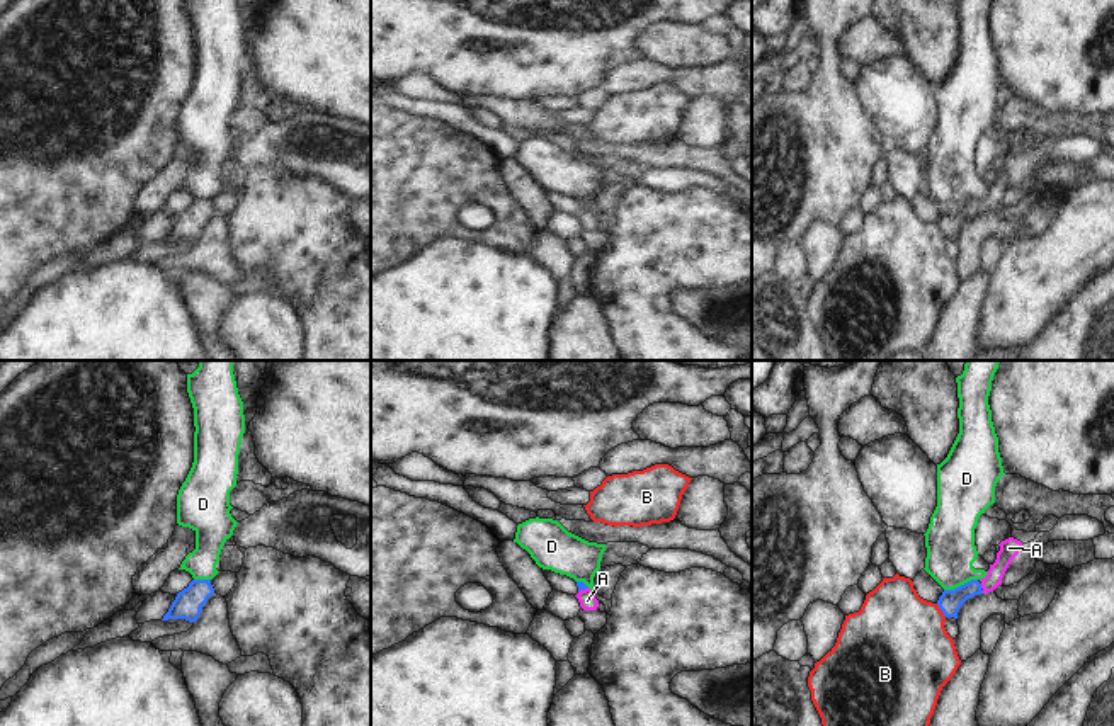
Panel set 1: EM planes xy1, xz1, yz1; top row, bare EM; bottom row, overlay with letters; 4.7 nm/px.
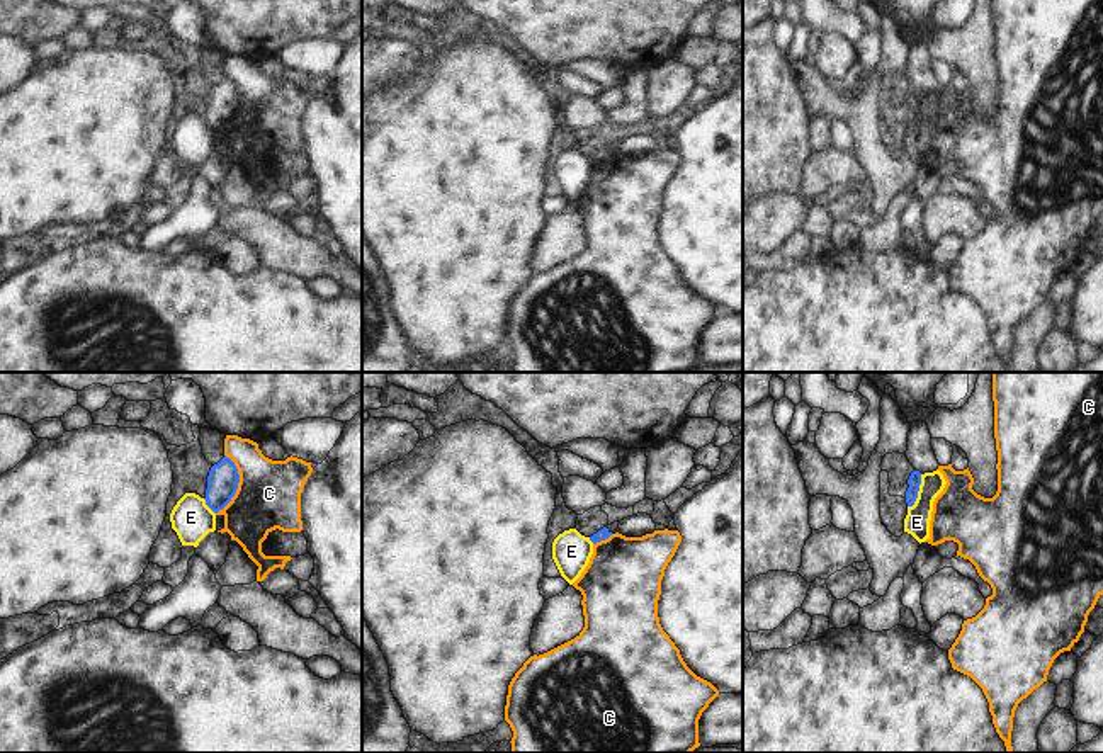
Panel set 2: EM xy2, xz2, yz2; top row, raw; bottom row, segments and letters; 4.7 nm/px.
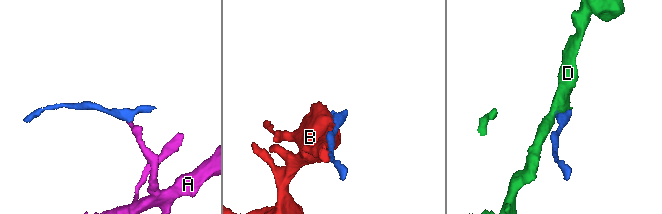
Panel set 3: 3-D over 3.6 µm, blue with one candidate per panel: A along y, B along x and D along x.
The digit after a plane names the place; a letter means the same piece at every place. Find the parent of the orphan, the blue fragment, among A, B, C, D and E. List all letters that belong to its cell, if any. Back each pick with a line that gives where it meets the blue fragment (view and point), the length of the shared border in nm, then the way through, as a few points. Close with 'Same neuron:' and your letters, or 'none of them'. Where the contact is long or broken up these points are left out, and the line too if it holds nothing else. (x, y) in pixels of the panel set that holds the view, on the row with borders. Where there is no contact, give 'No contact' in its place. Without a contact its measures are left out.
A: Touches blue at yz1 (980, 585). Shared border 30 nm. Path across: yz1 (949, 602), (980, 585), (999, 568), (1009, 548)
Same neuron: A

